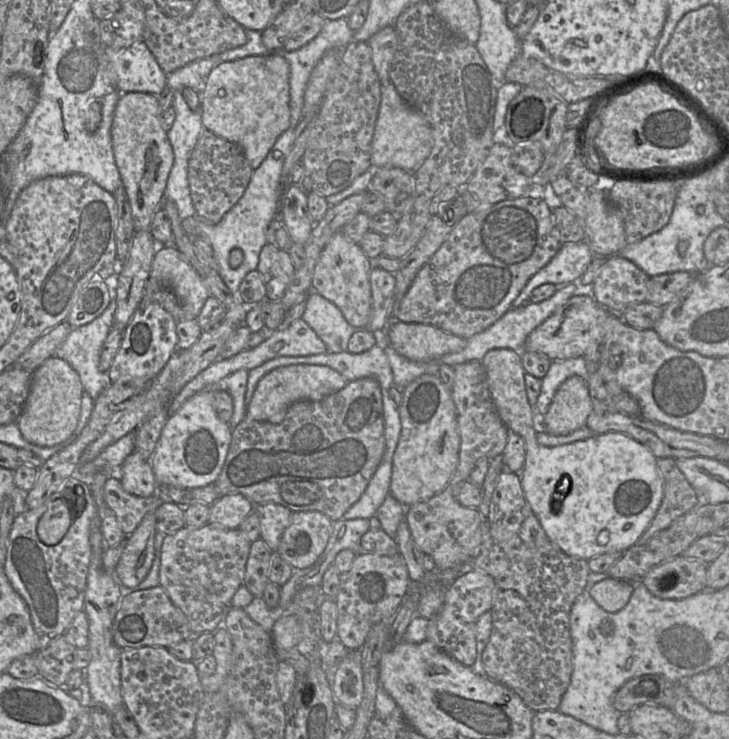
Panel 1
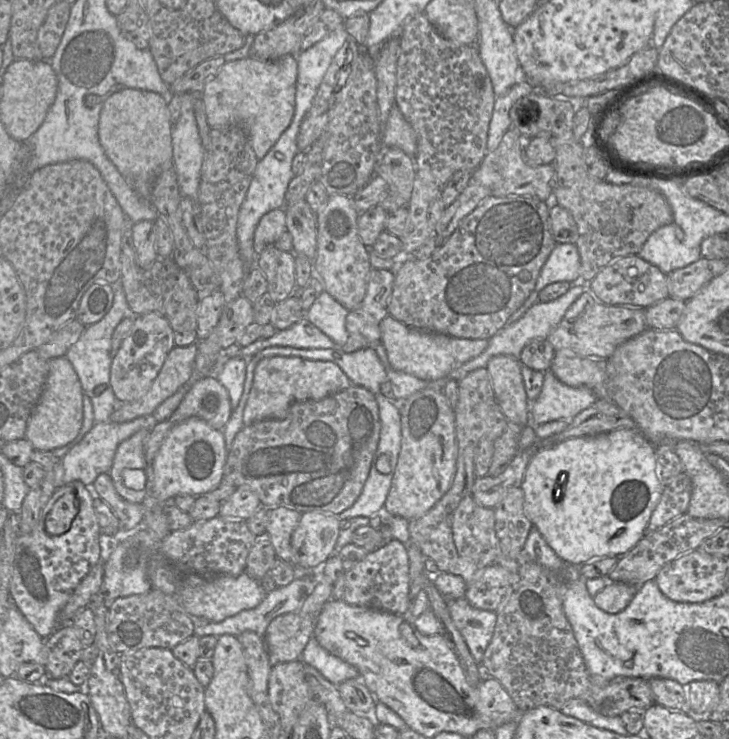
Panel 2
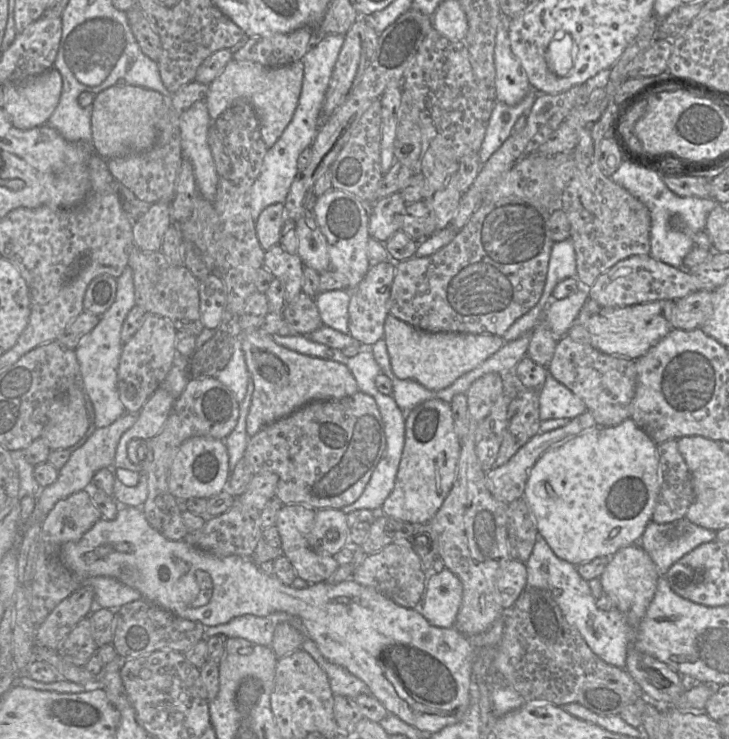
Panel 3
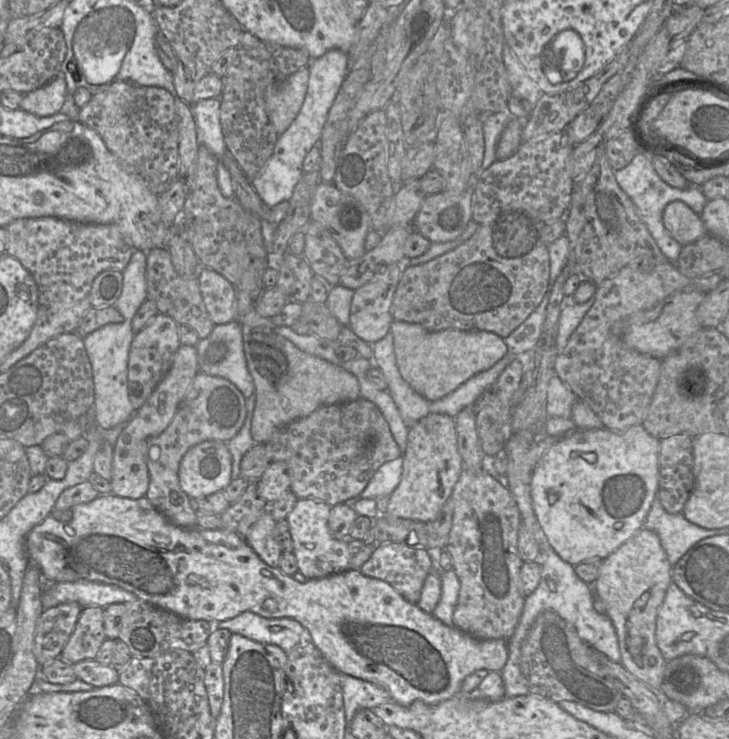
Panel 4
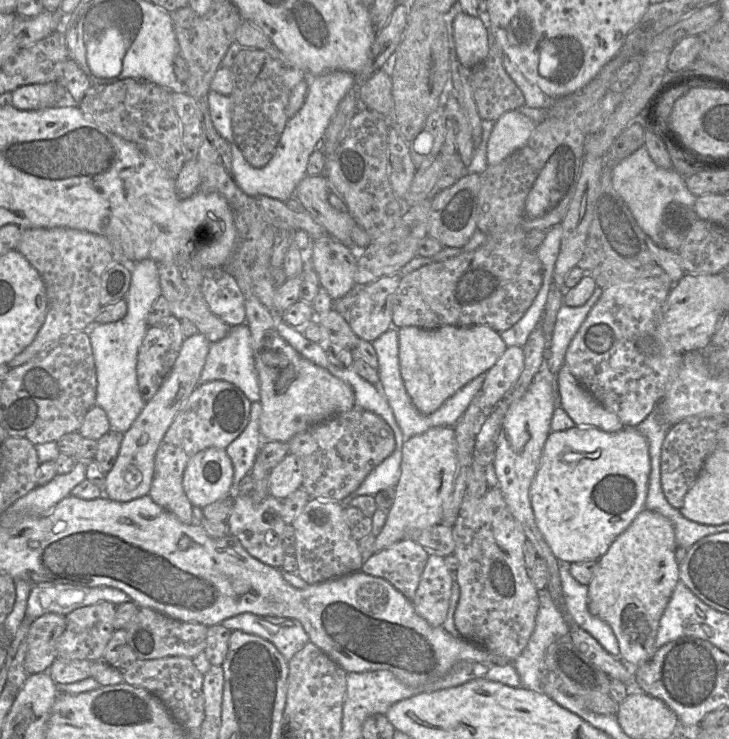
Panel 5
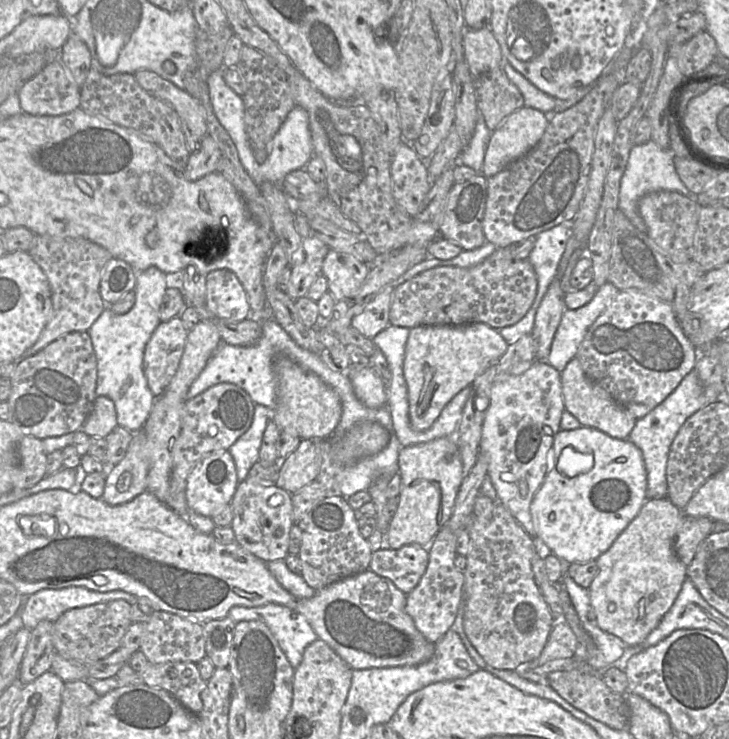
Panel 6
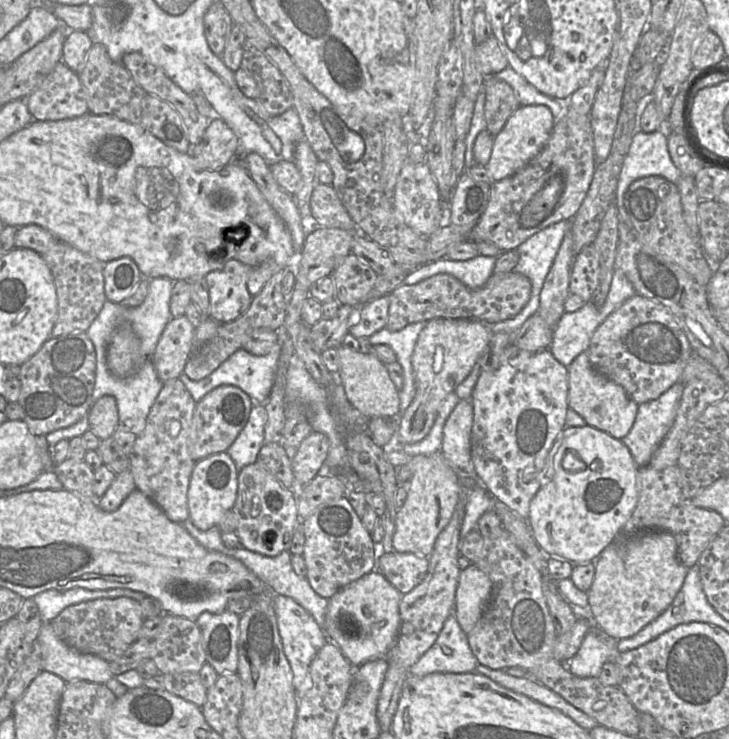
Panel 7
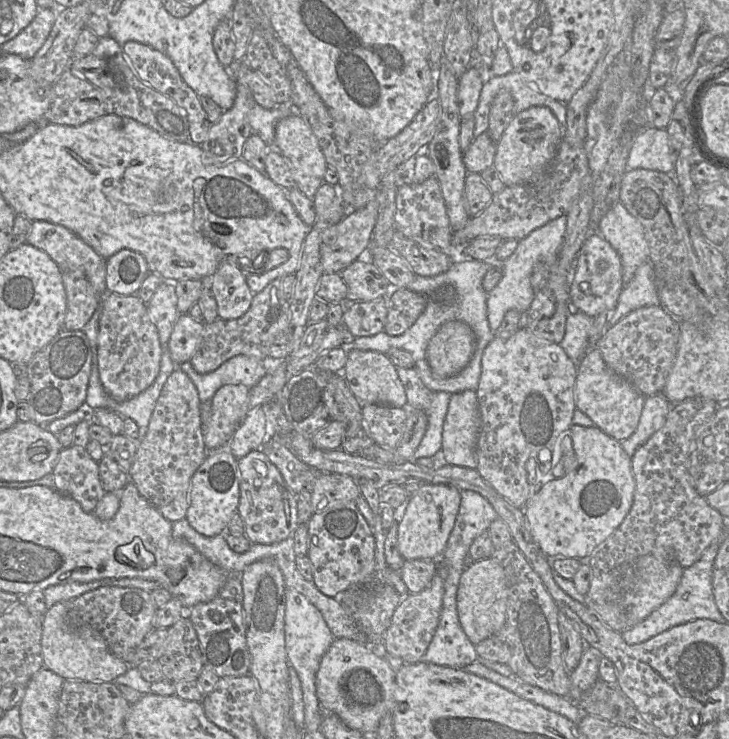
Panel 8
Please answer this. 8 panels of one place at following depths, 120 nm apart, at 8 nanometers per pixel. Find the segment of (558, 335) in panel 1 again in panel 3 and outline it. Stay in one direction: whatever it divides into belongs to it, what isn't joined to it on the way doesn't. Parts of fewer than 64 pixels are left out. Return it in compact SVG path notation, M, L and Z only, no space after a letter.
M589 298L581 308L574 324L579 324L586 329L591 345L597 350L608 355L636 360L673 329L670 316L674 303L673 300L657 300L608 308L599 306Z

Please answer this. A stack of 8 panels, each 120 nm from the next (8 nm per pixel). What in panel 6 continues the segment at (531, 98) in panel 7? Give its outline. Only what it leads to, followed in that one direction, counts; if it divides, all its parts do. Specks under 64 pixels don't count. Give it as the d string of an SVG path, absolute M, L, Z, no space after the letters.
M506 60L502 64L502 69L509 80L520 90L523 96L524 106L537 109L544 113L553 112L556 108L556 99L534 86Z

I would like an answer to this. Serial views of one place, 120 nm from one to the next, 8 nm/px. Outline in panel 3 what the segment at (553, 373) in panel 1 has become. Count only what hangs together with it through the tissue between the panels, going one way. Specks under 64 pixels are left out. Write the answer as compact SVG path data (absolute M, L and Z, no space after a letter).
M547 371L546 380L539 391L539 416L541 421L549 419L573 419L587 411L582 399L558 382Z

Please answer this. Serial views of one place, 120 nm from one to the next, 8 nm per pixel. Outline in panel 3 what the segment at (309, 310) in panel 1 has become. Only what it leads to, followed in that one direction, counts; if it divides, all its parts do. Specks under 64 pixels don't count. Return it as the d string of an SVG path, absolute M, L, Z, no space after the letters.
M331 290L318 293L315 297L323 326L348 333L348 306L350 291Z

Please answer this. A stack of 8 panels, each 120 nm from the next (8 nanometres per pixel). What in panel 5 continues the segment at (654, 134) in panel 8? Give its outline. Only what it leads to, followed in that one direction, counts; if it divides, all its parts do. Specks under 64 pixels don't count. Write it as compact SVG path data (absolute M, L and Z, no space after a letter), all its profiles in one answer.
M645 145L614 165L612 183L616 192L630 208L638 225L658 245L662 245L662 228L669 223L668 206L677 203L694 207L697 200L687 188L685 178L674 168L663 169L656 165Z

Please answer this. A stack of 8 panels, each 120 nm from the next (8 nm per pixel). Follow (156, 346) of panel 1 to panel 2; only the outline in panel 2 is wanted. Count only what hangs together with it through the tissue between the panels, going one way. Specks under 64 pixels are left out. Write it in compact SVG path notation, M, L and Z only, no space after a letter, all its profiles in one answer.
M156 312L134 316L132 329L111 364L110 383L119 403L133 402L148 392L175 346L174 330L164 316Z

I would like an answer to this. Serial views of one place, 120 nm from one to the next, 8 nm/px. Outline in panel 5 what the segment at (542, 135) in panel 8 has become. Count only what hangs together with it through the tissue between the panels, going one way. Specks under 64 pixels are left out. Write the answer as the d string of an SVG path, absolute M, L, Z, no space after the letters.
M518 109L499 117L487 143L487 163L496 165L526 144L536 123Z

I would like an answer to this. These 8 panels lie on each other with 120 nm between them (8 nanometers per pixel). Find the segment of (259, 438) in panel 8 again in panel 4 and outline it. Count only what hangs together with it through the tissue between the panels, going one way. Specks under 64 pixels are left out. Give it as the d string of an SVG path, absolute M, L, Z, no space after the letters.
M251 395L246 399L245 405L247 415L244 424L238 431L238 433L227 442L227 447L231 453L232 468L231 468L231 480L240 478L240 462L244 454L251 449L255 442L251 436L251 421L255 408L256 396Z

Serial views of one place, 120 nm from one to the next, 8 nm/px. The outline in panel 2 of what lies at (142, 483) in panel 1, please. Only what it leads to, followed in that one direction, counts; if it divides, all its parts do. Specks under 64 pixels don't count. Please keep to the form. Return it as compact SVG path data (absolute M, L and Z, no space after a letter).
M143 428L122 441L117 447L114 461L109 472L118 494L131 503L141 503L145 497L146 489L131 489L126 487L123 482L122 472L125 469L145 470L147 462L144 444L150 431L151 429Z

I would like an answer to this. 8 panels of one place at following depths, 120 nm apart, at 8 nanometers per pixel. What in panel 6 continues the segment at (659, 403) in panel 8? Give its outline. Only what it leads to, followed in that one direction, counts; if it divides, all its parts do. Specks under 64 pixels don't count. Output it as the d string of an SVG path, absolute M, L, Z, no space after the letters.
M693 369L659 405L644 417L637 419L627 439L642 453L647 473L647 499L667 497L666 465L672 441L685 420L705 405L707 396Z

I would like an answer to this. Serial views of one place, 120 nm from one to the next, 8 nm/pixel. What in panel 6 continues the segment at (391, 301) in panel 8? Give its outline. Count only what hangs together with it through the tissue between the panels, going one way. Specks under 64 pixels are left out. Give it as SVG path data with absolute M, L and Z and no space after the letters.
M496 248L482 262L469 267L438 266L395 287L389 324L408 329L426 325L484 323L493 329L512 326L530 309L537 293L531 263L515 260L509 248Z

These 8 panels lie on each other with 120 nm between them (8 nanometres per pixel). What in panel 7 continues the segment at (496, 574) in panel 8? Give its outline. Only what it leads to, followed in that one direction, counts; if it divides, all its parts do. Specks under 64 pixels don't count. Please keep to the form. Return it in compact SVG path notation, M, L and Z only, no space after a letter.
M475 564L461 570L455 594L455 617L468 634L483 614L491 594L489 577Z

